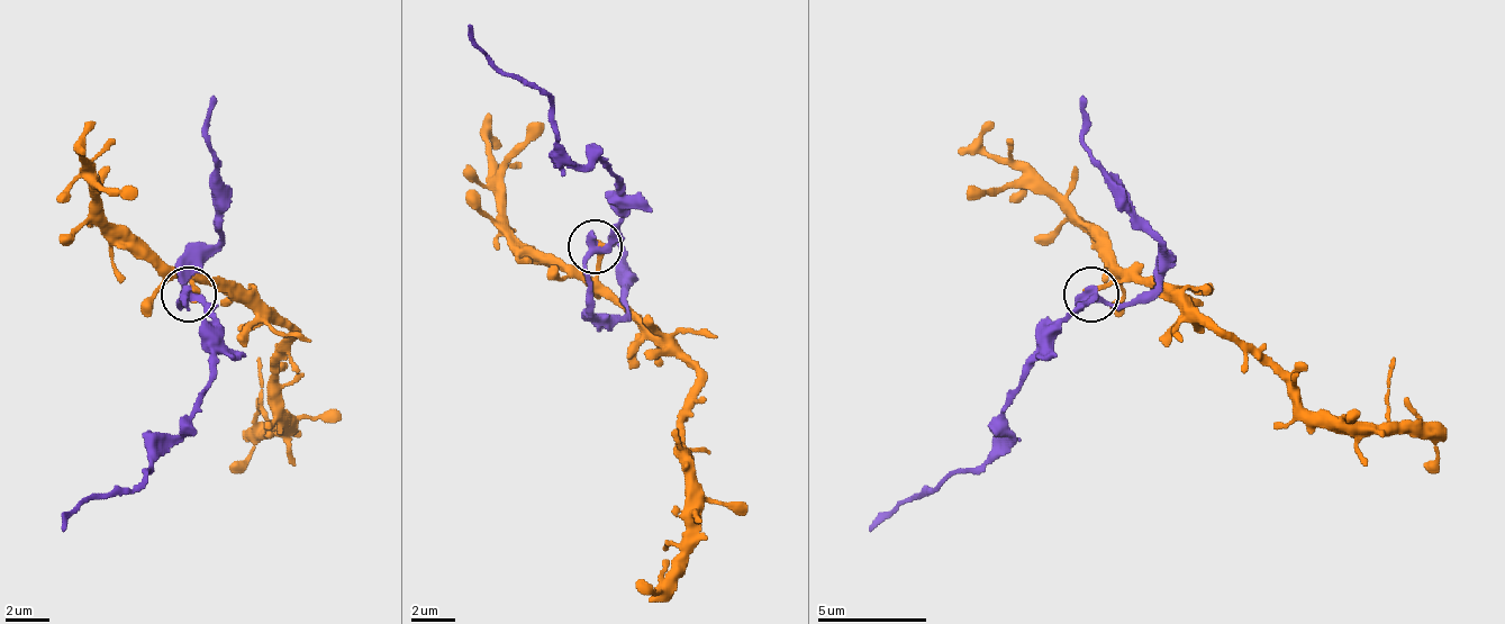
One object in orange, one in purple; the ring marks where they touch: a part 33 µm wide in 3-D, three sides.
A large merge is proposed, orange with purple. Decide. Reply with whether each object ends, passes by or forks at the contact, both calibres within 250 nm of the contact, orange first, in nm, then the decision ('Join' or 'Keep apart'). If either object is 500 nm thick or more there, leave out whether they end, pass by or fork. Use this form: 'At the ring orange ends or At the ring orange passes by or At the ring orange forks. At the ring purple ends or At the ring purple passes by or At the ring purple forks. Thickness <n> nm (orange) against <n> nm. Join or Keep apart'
At the ring orange ends. At the ring purple passes by. Thickness 440 nm (orange) against 400 nm. Keep apart

